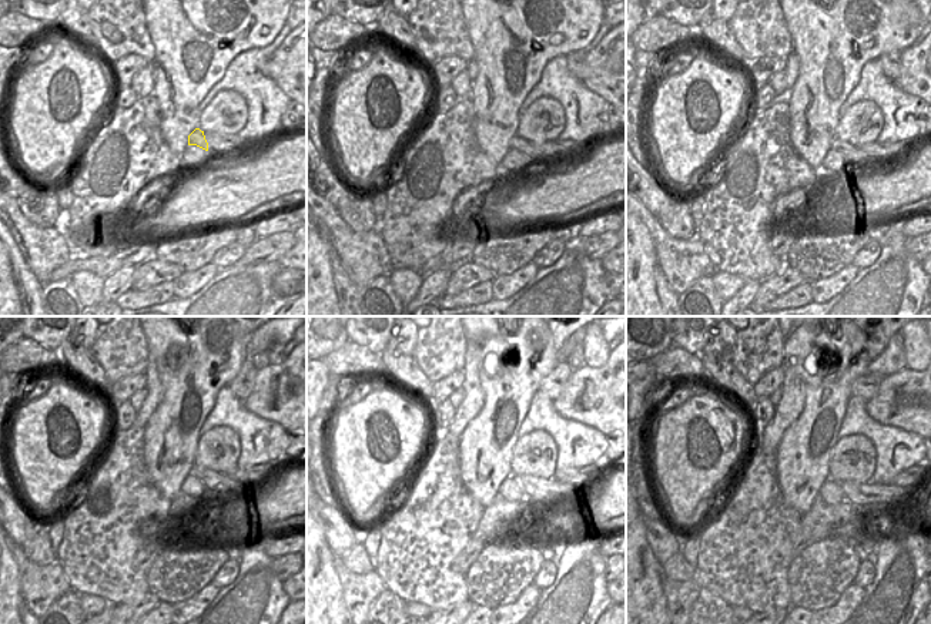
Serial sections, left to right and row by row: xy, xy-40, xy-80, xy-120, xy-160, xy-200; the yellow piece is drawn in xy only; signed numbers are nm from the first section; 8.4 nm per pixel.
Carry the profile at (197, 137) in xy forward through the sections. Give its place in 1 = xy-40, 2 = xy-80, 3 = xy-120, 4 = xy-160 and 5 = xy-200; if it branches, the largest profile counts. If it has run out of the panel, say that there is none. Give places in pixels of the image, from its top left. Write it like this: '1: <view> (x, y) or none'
1: xy-40 (516, 143)
2: xy-80 (853, 156)
3: xy-120 (215, 485)
4: xy-160 (541, 490)
5: xy-200 (867, 495)

